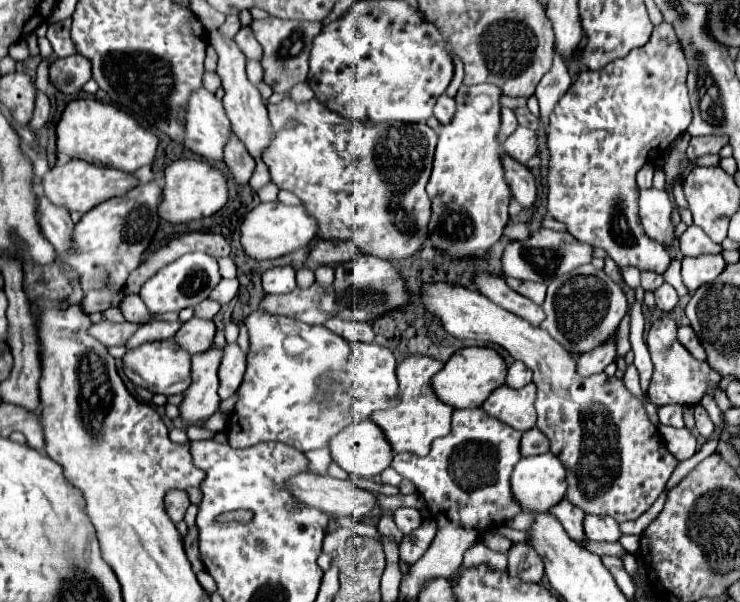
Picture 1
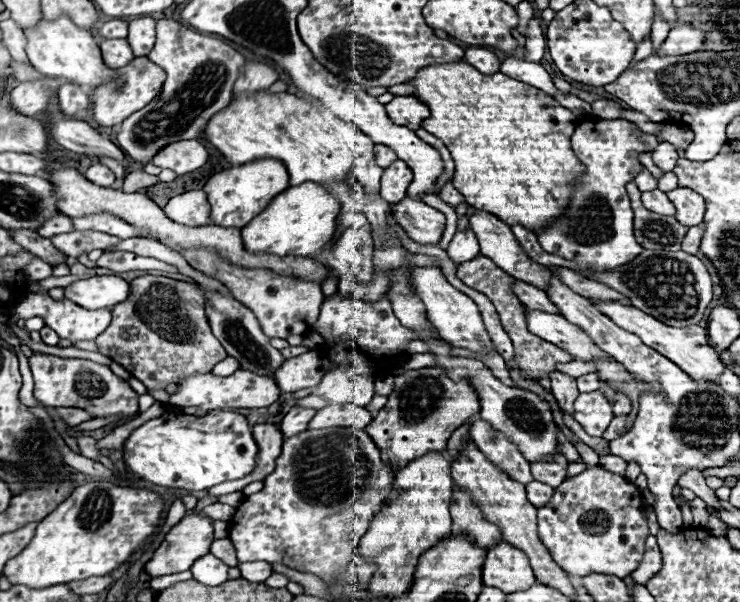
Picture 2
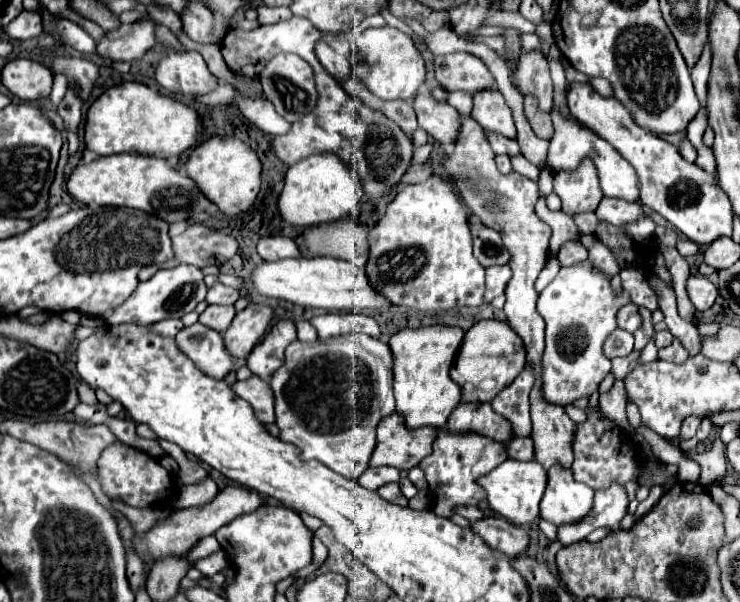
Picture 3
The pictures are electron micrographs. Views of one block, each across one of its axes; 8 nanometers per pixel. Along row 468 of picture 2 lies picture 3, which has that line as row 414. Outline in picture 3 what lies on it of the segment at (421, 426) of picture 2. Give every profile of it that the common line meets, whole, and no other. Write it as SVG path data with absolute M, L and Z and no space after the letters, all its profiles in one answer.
M392 414L378 426L378 444L370 458L370 466L394 466L398 470L410 470L432 452L434 438L434 428L408 430L404 426L404 418L400 414Z

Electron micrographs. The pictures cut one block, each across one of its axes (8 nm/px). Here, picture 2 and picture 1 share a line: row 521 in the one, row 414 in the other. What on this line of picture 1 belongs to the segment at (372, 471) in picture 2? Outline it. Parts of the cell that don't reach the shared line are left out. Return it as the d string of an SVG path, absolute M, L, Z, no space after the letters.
M262 310L252 312L244 324L250 334L250 352L244 382L238 388L240 398L228 418L232 448L250 448L260 442L282 442L300 452L326 448L330 438L346 426L400 402L396 358L388 348L376 342L348 342L324 326L270 316Z

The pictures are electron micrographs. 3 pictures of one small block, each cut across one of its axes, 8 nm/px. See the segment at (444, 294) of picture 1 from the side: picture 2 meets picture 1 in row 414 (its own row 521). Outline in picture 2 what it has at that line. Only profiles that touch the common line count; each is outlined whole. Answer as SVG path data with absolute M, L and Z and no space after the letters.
M594 466L576 476L566 478L558 488L554 488L552 500L546 506L538 508L538 536L542 544L550 550L554 562L570 576L586 576L596 572L626 578L632 574L632 570L636 570L644 556L648 522L642 508L644 508L642 492L632 482L628 482L624 476L616 472Z

